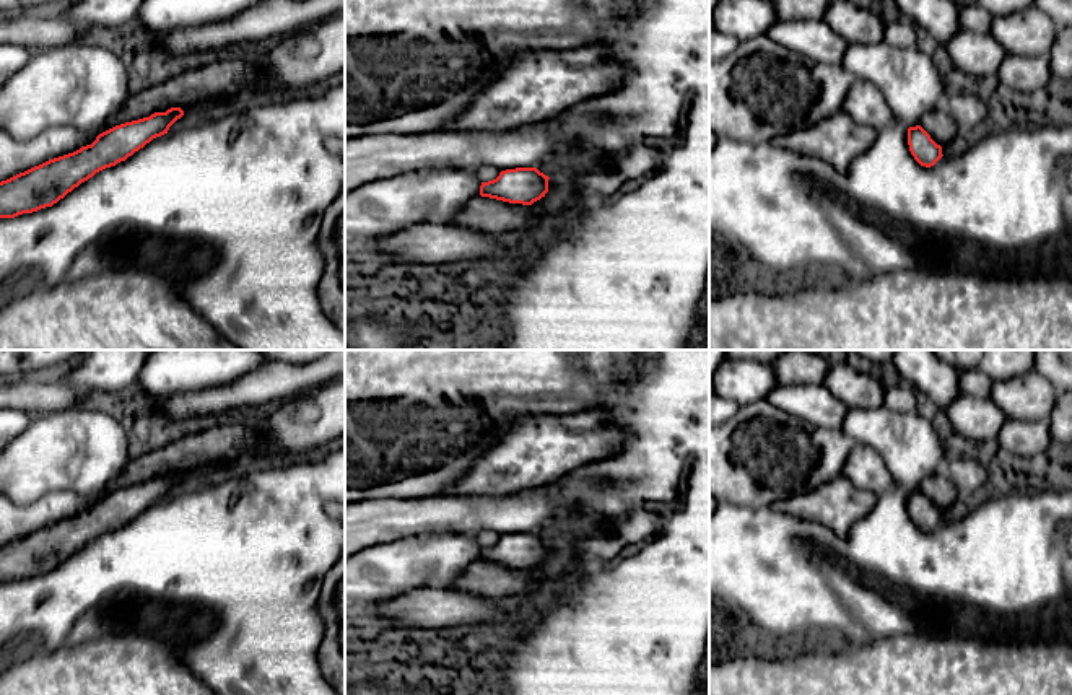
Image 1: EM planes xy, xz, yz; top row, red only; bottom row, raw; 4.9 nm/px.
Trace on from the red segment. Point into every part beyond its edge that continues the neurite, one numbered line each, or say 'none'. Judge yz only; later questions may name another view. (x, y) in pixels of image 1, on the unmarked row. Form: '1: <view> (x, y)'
none

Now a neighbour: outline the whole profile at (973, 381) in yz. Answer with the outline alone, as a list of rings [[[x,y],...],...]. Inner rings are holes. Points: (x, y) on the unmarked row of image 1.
[[[961,363],[958,374],[960,392],[978,399],[991,397],[992,378],[974,363]]]

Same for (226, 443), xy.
[[[221,420],[216,426],[200,430],[172,441],[146,456],[130,459],[104,495],[115,490],[166,477],[171,472],[182,475],[210,464],[233,466],[242,457],[252,457],[251,449],[259,438],[255,420]]]

